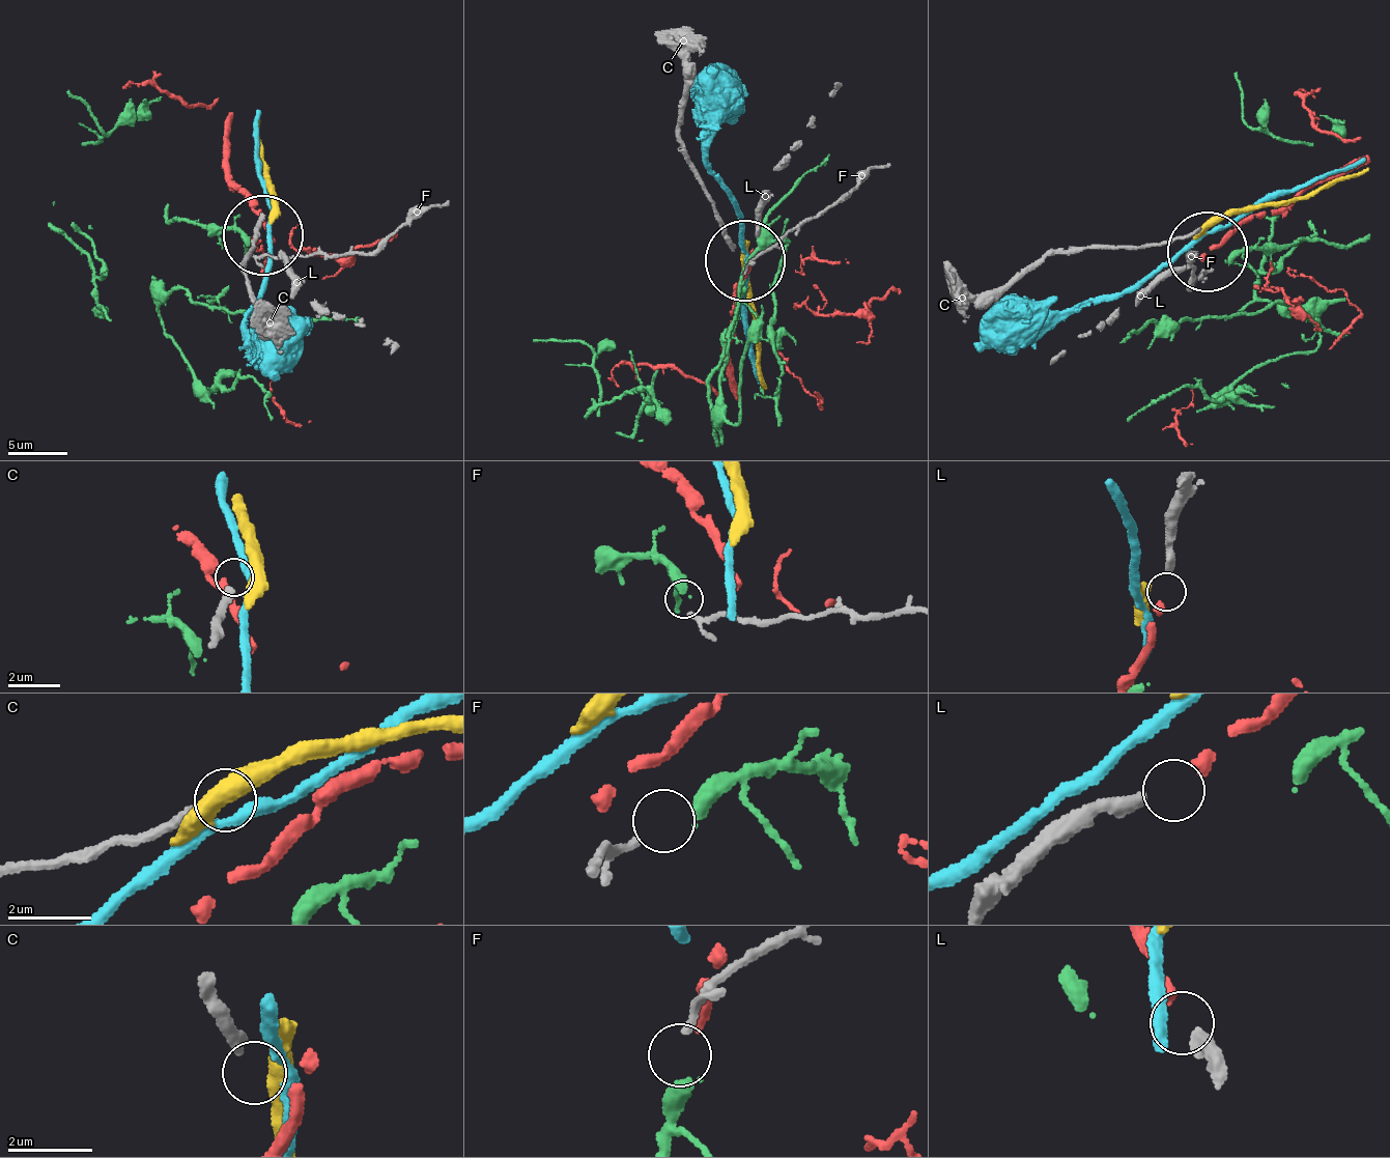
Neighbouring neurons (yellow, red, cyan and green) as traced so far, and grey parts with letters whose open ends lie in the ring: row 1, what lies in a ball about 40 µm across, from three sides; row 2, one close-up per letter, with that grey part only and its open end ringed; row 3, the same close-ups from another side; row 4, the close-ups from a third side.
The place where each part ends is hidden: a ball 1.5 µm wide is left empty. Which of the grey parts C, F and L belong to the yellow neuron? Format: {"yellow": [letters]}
{"yellow": []}

